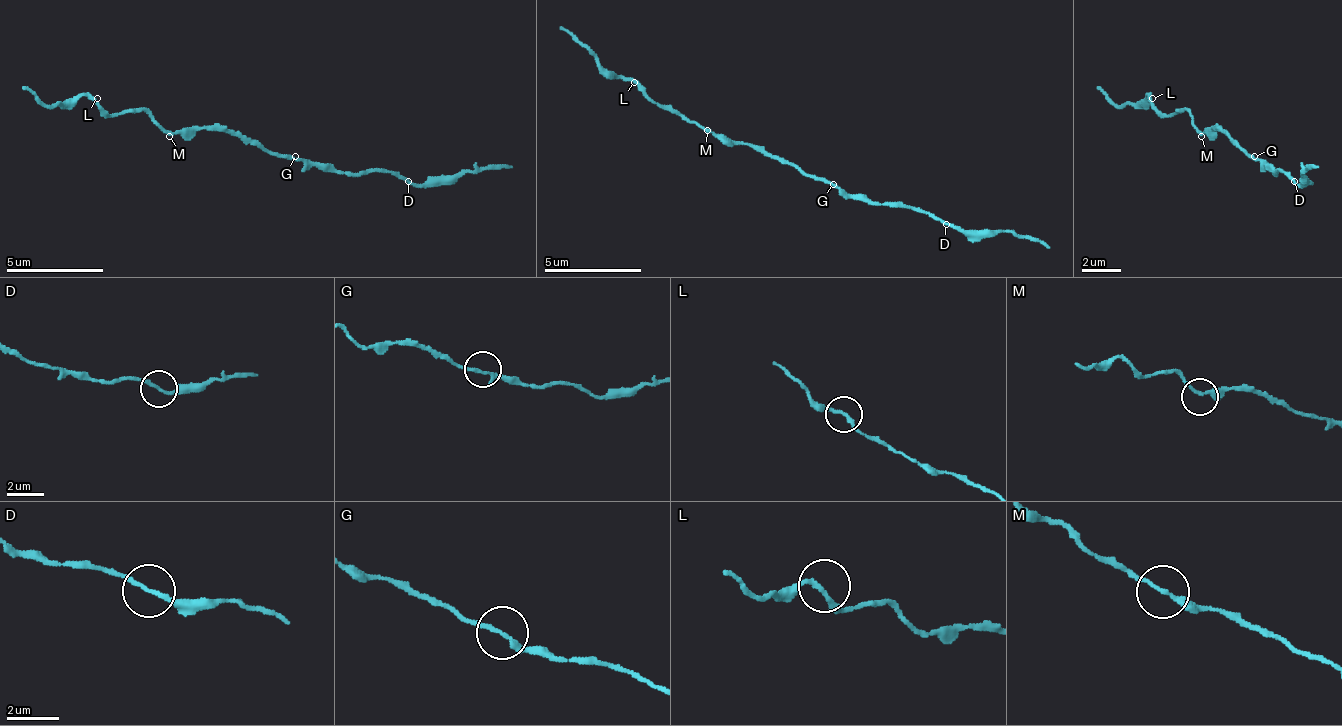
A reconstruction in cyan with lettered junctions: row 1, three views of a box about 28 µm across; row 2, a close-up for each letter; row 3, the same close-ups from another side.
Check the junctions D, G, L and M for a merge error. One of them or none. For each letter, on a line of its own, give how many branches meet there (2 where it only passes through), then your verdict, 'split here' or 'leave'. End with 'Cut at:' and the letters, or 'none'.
D: 2 branches meet; leave
G: 2 branches meet; leave
L: 2 branches meet; leave
M: 2 branches meet; leave
Cut at: none

